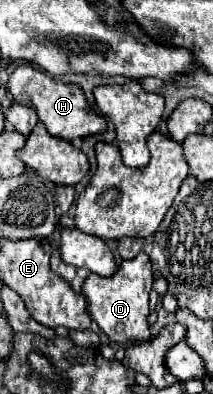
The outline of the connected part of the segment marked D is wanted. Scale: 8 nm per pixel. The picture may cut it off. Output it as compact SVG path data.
M141 252L137 254L133 260L125 260L117 272L109 278L99 278L95 274L91 274L85 282L81 292L87 298L87 310L93 318L93 322L97 322L97 326L101 328L103 334L107 334L107 338L111 342L129 342L129 340L137 340L137 342L147 342L151 338L149 332L149 292L153 286L153 272L151 272L151 262L147 260L147 254Z

